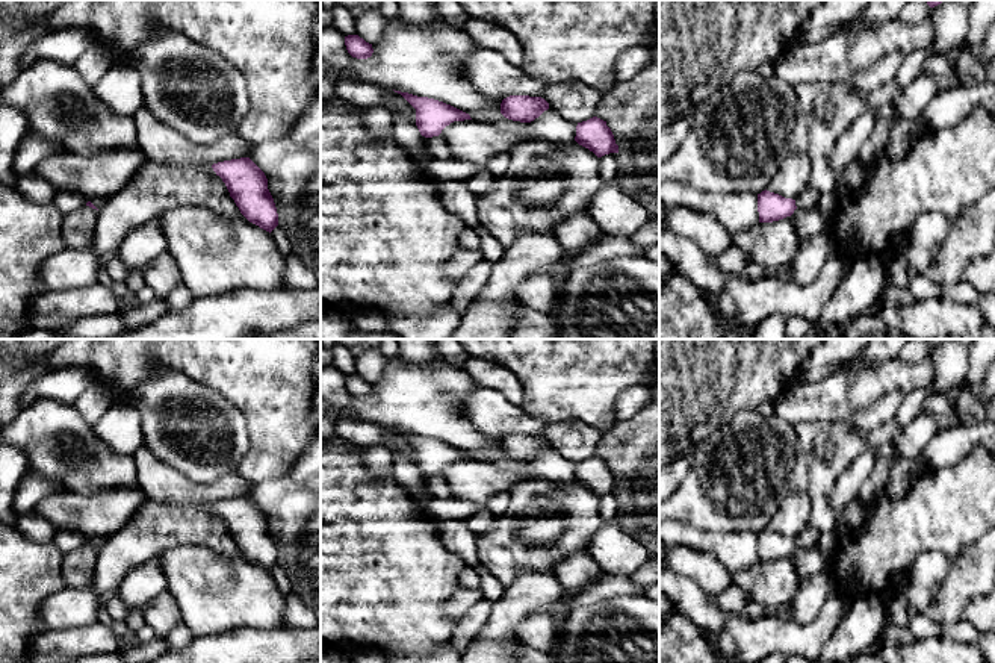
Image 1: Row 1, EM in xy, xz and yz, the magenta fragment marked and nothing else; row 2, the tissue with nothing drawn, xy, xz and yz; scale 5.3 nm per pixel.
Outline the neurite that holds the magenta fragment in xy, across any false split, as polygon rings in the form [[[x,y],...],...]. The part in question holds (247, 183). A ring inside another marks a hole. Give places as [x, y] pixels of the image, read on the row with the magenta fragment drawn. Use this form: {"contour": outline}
{"contour": [[[231,159],[212,165],[225,183],[240,213],[266,232],[278,226],[278,213],[265,173],[250,159]]]}

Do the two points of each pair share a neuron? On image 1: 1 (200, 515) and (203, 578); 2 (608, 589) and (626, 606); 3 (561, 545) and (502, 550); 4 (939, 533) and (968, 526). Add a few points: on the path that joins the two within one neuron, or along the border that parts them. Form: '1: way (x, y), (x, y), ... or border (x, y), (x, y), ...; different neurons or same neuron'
1: border (204, 544), (177, 544), (167, 548); different neurons
2: border (641, 594), (619, 594), (582, 606); different neurons
3: way (546, 550), (517, 550); same neuron
4: way (947, 526), (960, 526); same neuron

